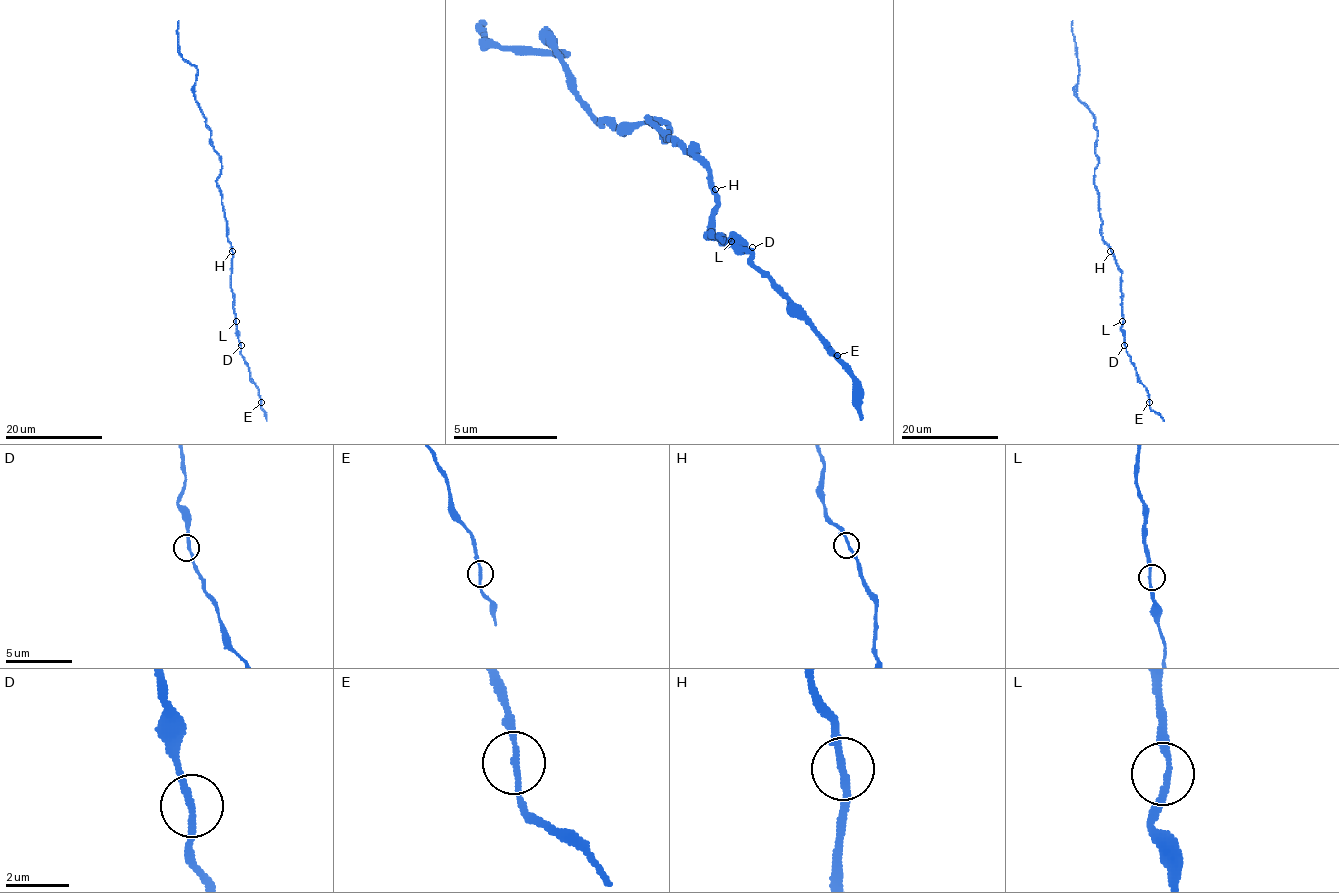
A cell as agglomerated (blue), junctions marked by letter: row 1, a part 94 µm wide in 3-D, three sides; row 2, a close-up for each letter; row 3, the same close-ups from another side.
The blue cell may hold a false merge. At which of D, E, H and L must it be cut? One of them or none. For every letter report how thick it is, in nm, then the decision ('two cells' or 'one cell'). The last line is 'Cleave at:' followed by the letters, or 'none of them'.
D: calibre 240 nm; one cell
E: calibre 180 nm; one cell
H: calibre 220 nm; one cell
L: calibre 200 nm; one cell
Cleave at: none of them

